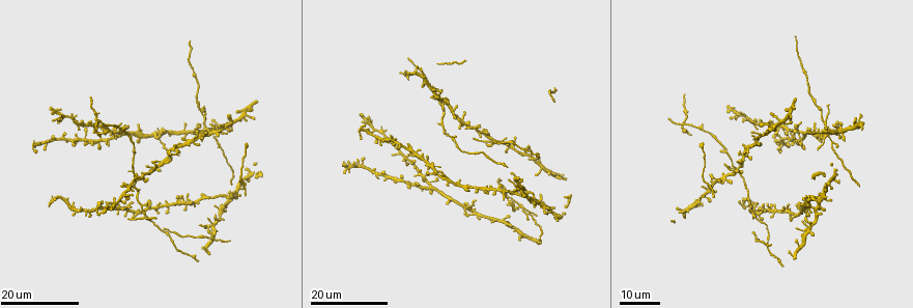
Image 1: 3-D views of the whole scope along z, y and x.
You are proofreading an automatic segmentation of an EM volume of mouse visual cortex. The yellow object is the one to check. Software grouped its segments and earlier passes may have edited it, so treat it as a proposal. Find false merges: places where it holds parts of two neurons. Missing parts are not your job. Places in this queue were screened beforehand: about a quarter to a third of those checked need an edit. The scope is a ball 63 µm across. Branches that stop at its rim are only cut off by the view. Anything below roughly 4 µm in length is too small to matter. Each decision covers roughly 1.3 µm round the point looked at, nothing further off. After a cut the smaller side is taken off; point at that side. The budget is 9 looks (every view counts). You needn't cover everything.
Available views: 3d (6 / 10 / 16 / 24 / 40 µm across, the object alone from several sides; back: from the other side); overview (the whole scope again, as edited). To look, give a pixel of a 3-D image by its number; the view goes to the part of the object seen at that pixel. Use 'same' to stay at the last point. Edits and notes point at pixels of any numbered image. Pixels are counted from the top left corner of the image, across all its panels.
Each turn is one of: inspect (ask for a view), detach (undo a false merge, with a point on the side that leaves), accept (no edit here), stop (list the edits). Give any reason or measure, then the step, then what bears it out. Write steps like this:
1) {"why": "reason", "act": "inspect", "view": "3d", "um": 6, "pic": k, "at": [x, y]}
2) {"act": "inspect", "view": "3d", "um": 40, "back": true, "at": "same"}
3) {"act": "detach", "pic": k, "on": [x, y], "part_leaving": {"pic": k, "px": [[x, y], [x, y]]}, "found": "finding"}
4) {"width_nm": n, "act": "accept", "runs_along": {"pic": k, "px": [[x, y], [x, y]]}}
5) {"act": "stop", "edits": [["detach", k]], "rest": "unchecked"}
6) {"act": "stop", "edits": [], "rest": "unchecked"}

{"why": "looks like a crossing", "act": "inspect", "view": "3d", "um": 16, "pic": 1, "at": [826, 123]}

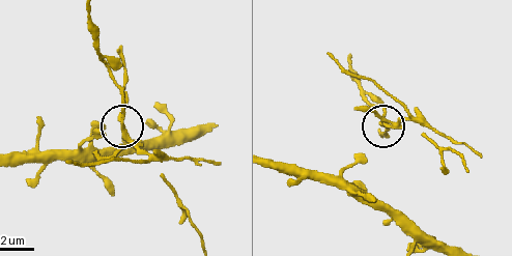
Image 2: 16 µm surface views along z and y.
{"why": "zoom in", "act": "inspect", "view": "3d", "um": 6, "pic": 2, "at": [120, 122]}

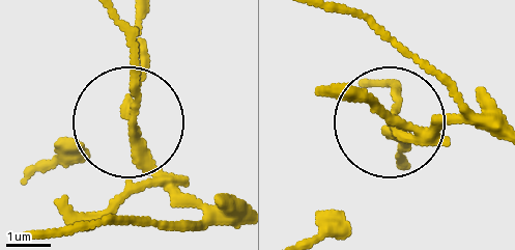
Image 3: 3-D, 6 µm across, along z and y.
{"arms": 4, "act": "detach", "pic": 3, "on": [199, 206], "part_leaving": {"pic": 3, "px": [[158, 168], [187, 220], [68, 227]]}, "found": "a second neuron is stuck on"}

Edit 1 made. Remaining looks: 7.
{"why": "looks like a crossing", "act": "inspect", "view": "3d", "um": 16, "pic": 1, "at": [160, 133]}

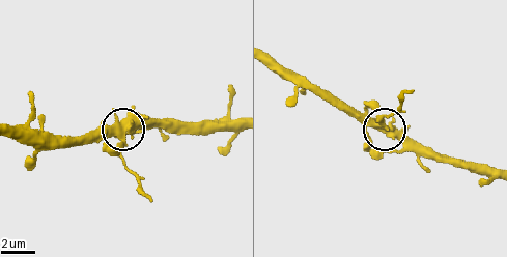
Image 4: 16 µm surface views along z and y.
{"act": "inspect", "view": "3d", "um": 6, "pic": 4, "at": [119, 138]}

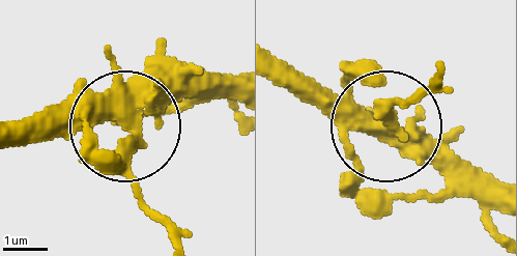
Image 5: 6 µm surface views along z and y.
{"side_arm_um": 5, "arms": 4, "act": "detach", "pic": 5, "on": [107, 46], "found": "a second neuron is stuck on"}

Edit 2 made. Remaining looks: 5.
{"act": "inspect", "view": "overview"}

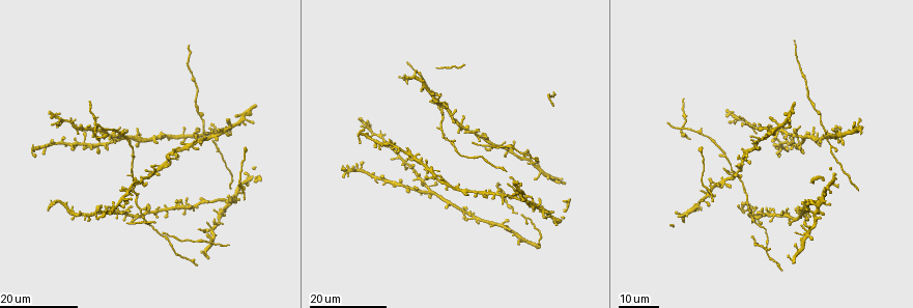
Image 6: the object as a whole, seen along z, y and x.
{"why": "three-way junction", "act": "inspect", "view": "3d", "um": 24, "pic": 6, "at": [837, 137]}

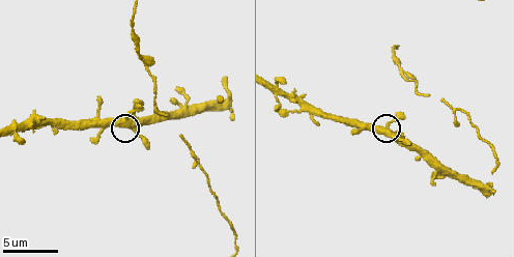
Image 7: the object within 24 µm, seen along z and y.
{"act": "inspect", "view": "3d", "um": 10, "pic": 7, "at": [387, 131]}

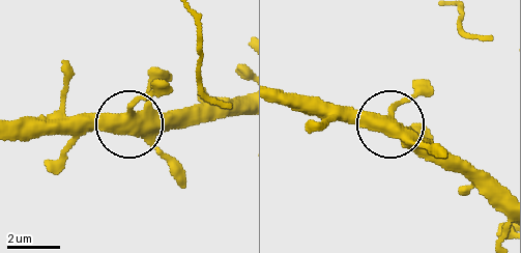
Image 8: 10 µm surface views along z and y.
{"act": "inspect", "view": "3d", "um": 6, "pic": 8, "at": [126, 131]}

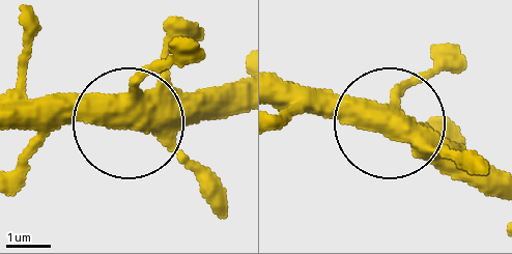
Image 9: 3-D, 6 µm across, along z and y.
{"side_arm_um": 13, "act": "accept", "found": "continuous, no second neuron"}

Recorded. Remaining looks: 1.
{"act": "stop", "edits": [["detach", 3], ["detach", 5]], "rest": "unchecked"}

